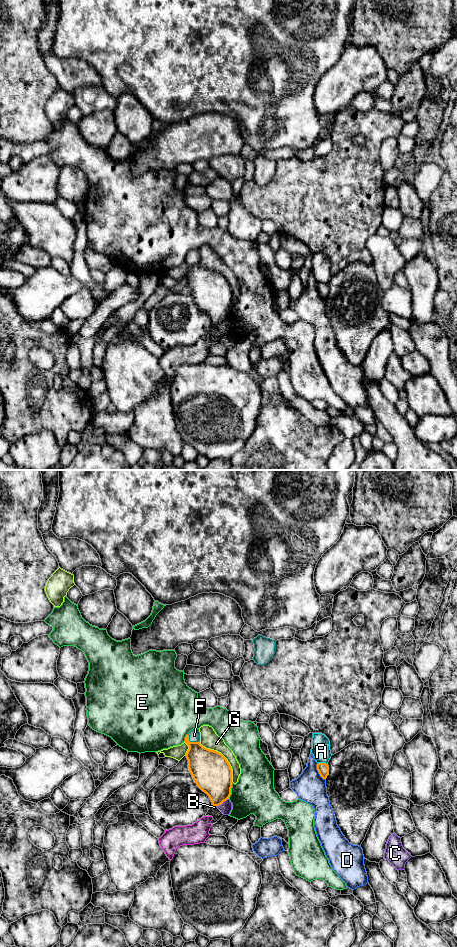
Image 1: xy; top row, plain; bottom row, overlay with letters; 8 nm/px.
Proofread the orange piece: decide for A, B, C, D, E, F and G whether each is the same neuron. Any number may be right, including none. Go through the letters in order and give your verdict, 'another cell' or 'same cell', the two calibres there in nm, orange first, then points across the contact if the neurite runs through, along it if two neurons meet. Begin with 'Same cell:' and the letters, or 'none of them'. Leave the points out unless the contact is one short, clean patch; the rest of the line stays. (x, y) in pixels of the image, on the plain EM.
Same cell: F
A: another cell | 90/150 nm
B: another cell | 300/20 nm | along xy (212, 325), (216, 326)
C: another cell | 320/90 nm
D: another cell | 90/240 nm
E: another cell | 320/320 nm
F: same cell | 300/100 nm | across xy (208, 288), (196, 274), (191, 262), (194, 255)
G: another cell | 320/150 nm

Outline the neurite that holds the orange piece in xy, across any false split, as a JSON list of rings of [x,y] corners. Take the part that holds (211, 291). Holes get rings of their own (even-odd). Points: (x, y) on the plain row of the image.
[[[199,249],[191,250],[184,261],[189,269],[186,273],[188,288],[197,306],[205,312],[212,326],[219,326],[229,319],[232,308],[232,289],[227,279],[219,272],[207,269],[200,264]]]

